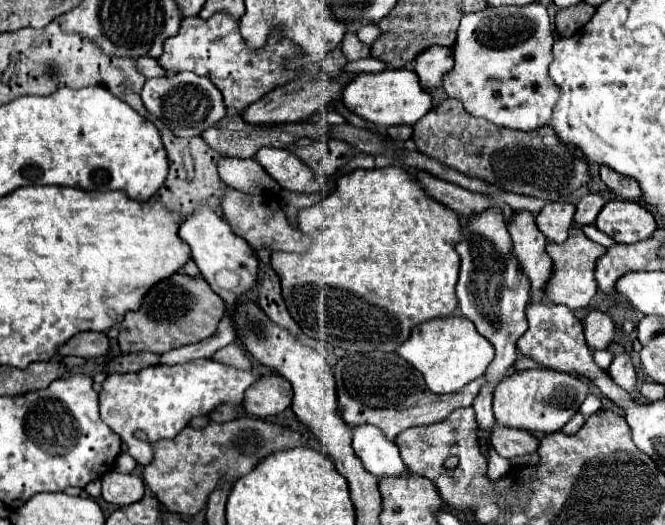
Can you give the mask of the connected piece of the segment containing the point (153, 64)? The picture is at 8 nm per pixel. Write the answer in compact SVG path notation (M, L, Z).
M144 56L144 58L138 58L138 70L146 76L146 78L154 78L154 76L164 76L166 70L158 64L156 58L150 58L150 56Z

